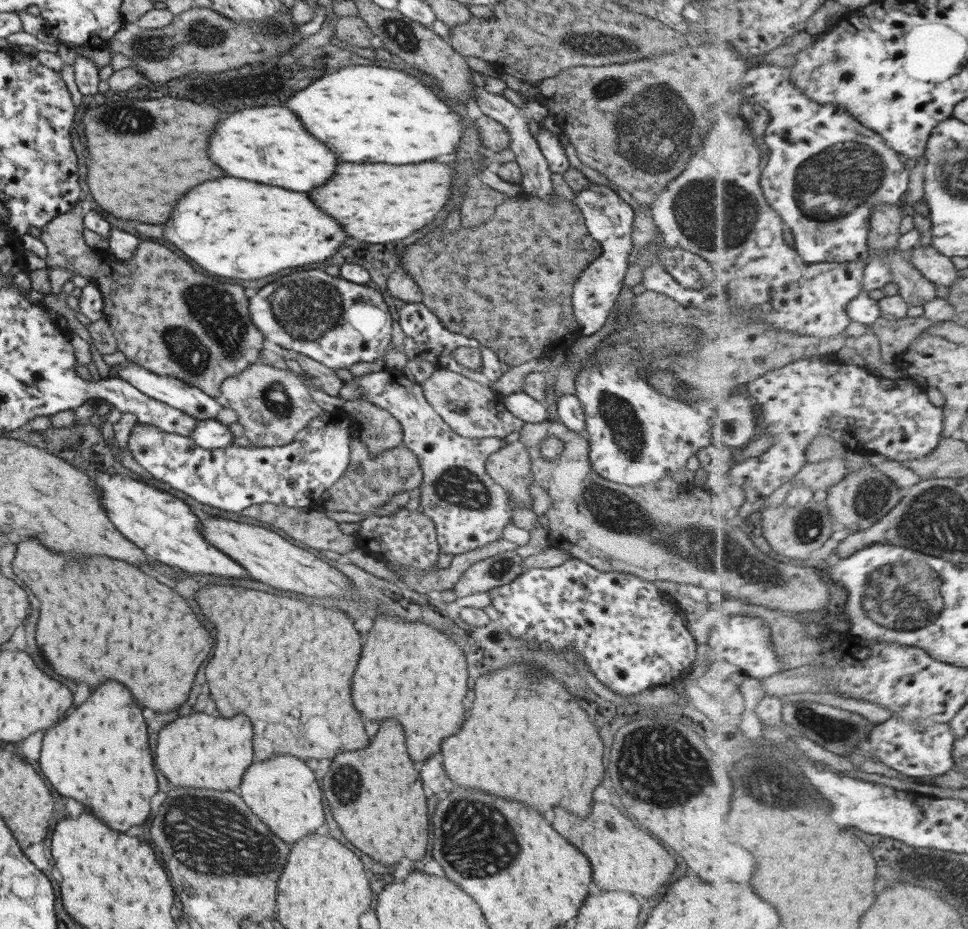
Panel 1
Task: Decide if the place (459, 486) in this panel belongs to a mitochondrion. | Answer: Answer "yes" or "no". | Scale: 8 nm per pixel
yes

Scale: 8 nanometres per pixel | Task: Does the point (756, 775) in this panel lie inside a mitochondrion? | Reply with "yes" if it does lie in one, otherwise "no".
yes

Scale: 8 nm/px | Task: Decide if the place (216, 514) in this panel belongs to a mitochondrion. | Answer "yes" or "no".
no

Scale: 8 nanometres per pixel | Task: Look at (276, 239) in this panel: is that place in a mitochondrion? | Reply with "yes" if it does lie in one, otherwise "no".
no

